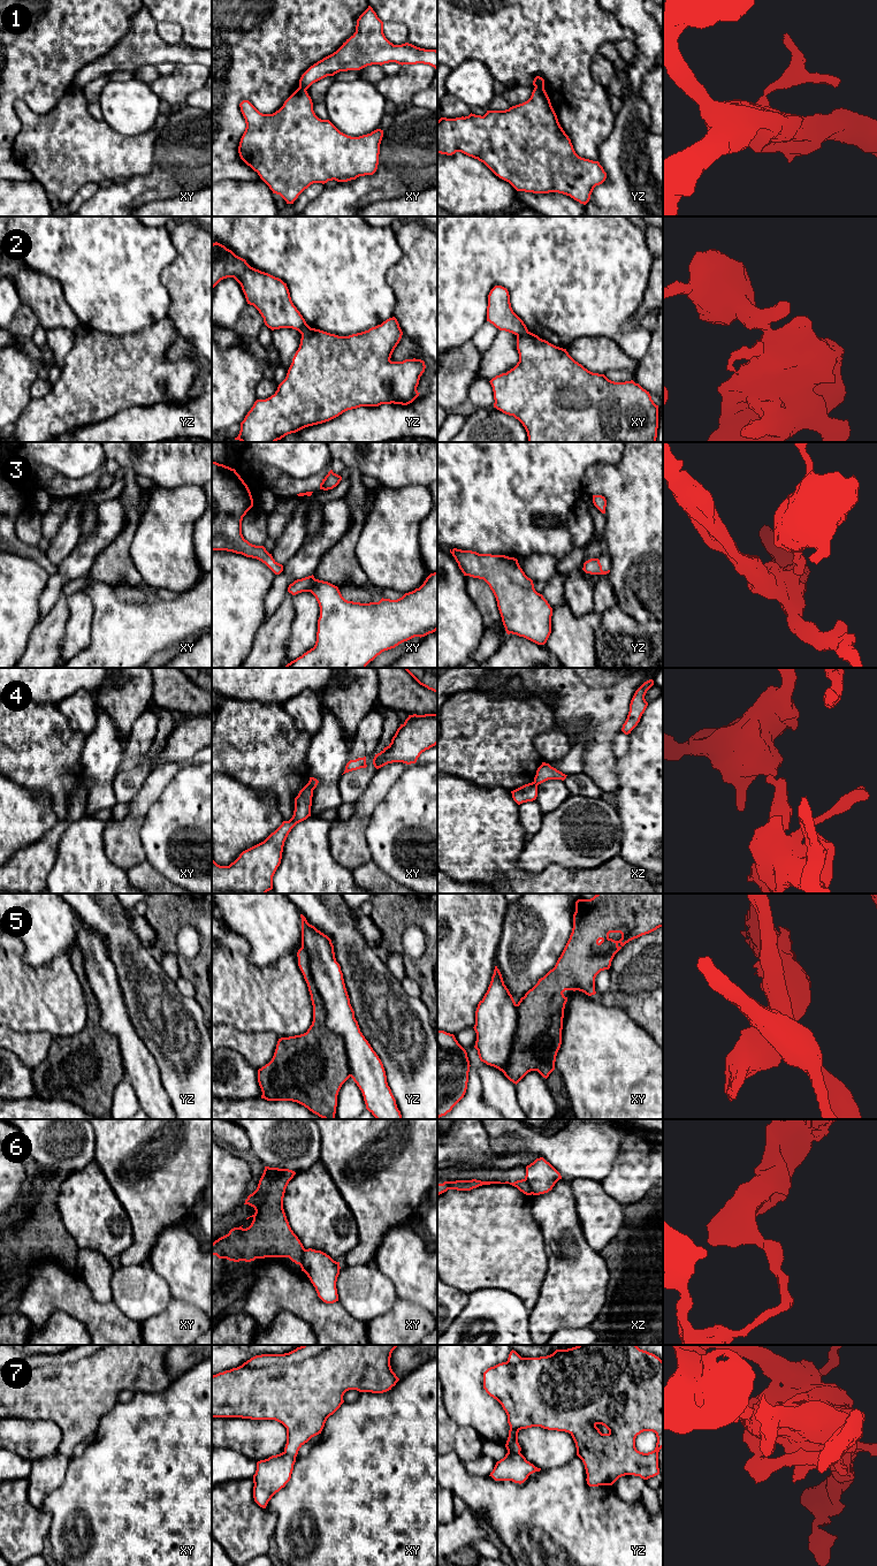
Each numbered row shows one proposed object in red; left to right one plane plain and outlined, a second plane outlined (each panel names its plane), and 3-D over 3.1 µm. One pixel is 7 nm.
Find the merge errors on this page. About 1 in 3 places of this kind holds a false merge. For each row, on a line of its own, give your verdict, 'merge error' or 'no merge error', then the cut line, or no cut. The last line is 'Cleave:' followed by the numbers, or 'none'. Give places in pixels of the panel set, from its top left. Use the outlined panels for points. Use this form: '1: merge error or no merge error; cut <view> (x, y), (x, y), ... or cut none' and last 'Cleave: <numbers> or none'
1: merge error; cut yz (535, 86), (543, 89)
2: merge error; cut xy (527, 331), (517, 335)
3: no merge error; cut none
4: merge error; cut xy (307, 783), (312, 790)
5: merge error; cut yz (302, 947), (325, 1005), (326, 1024), (342, 1038), (350, 1076)
6: merge error; cut xy (305, 1249), (299, 1264)
7: merge error; cut yz (508, 1451), (519, 1453)
Cleave: 1, 2, 4, 5, 6, 7

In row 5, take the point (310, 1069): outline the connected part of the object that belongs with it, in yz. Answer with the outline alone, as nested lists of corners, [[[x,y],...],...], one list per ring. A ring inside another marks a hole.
[[[300,948],[297,957],[311,995],[313,1021],[306,1033],[279,1039],[272,1061],[258,1070],[261,1099],[297,1102],[323,1119],[335,1119],[338,1092],[350,1078],[344,1042],[327,1026],[326,1005],[312,976],[307,950]]]

